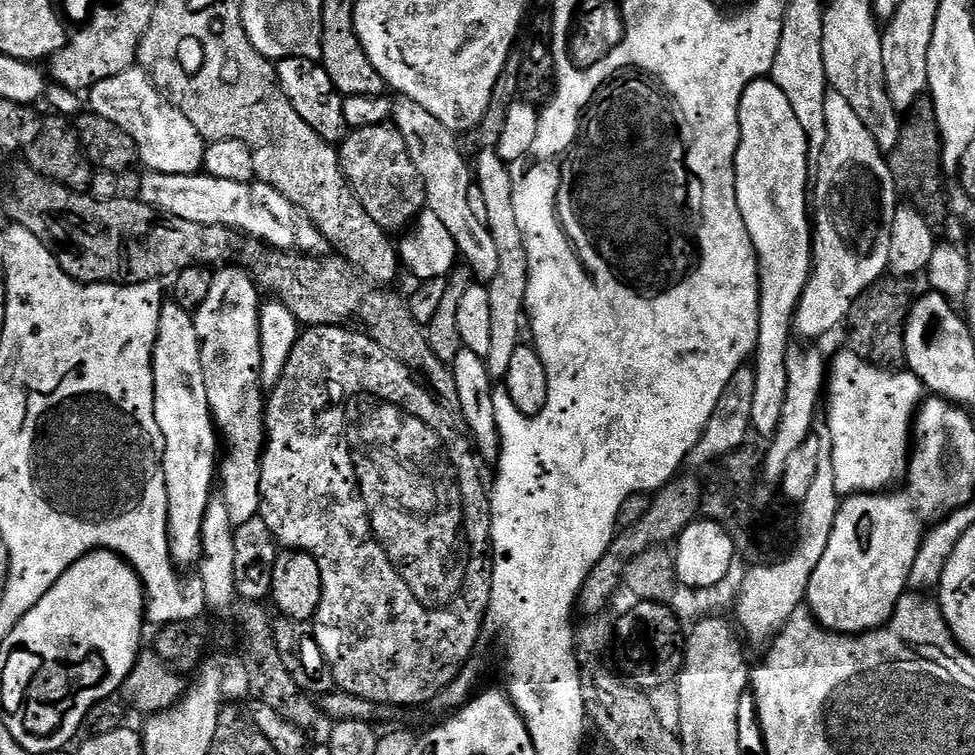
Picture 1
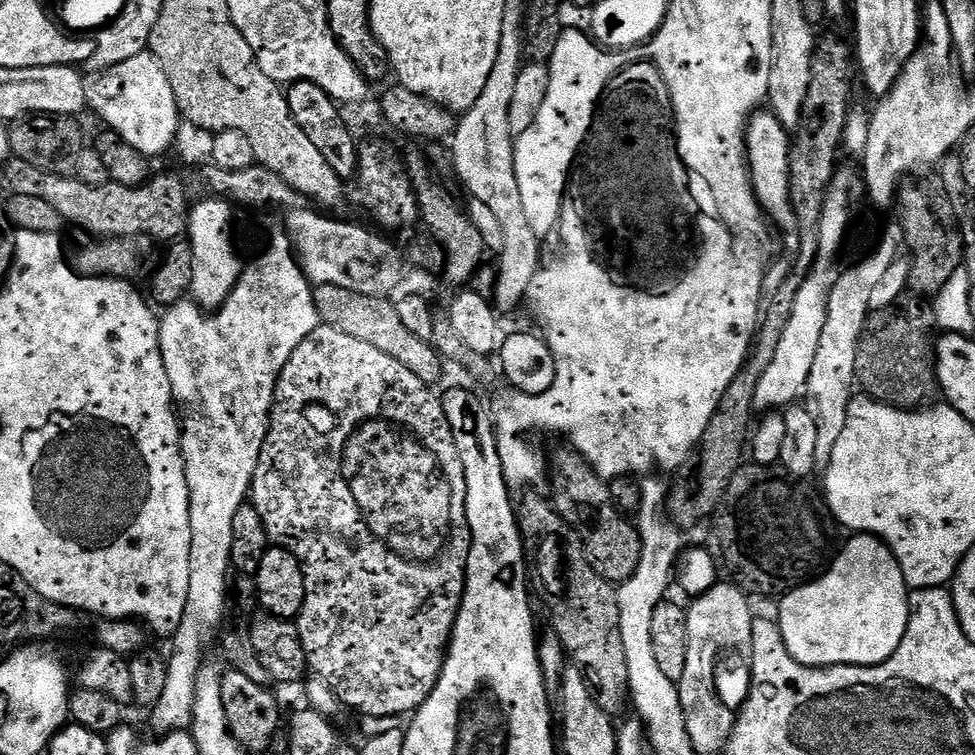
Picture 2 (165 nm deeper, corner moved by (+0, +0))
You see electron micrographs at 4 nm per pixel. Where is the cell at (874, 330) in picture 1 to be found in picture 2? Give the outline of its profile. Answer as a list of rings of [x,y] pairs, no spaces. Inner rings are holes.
[[[905,294],[890,307],[872,312],[858,342],[859,387],[873,400],[892,408],[916,410],[927,405],[938,388],[932,336],[937,328],[933,305],[915,294]]]

